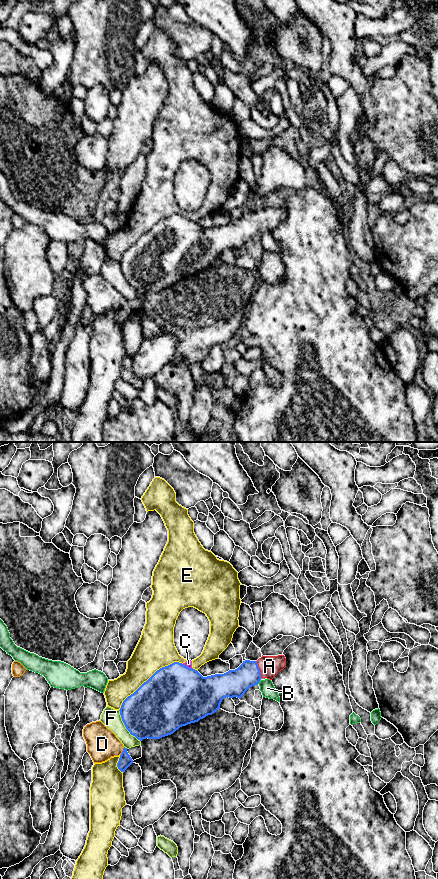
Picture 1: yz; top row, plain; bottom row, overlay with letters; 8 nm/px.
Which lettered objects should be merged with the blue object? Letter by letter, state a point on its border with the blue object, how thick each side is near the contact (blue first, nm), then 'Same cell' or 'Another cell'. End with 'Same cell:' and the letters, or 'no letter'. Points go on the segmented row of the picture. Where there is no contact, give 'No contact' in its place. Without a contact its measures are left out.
A: Touches blue at yz (259, 669). Thickness 220 nm (blue) against 170 nm. Same cell
B: Touches blue at yz (259, 681). Thickness 220 nm (blue) against 120 nm. Another cell
C: Touches blue at yz (186, 666). Thickness 500 nm (blue) against 60 nm. Another cell
D: Touches blue at yz (122, 751). Thickness 100 nm (blue) against 260 nm. Another cell
E: Touches blue at yz (149, 678). Thickness 500 nm (blue) against 300 nm. Another cell
F: Touches blue at yz (125, 726). Thickness 420 nm (blue) against 160 nm. Another cell
Same cell: A

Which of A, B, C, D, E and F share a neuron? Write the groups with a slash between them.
A / B / C E / D / F

